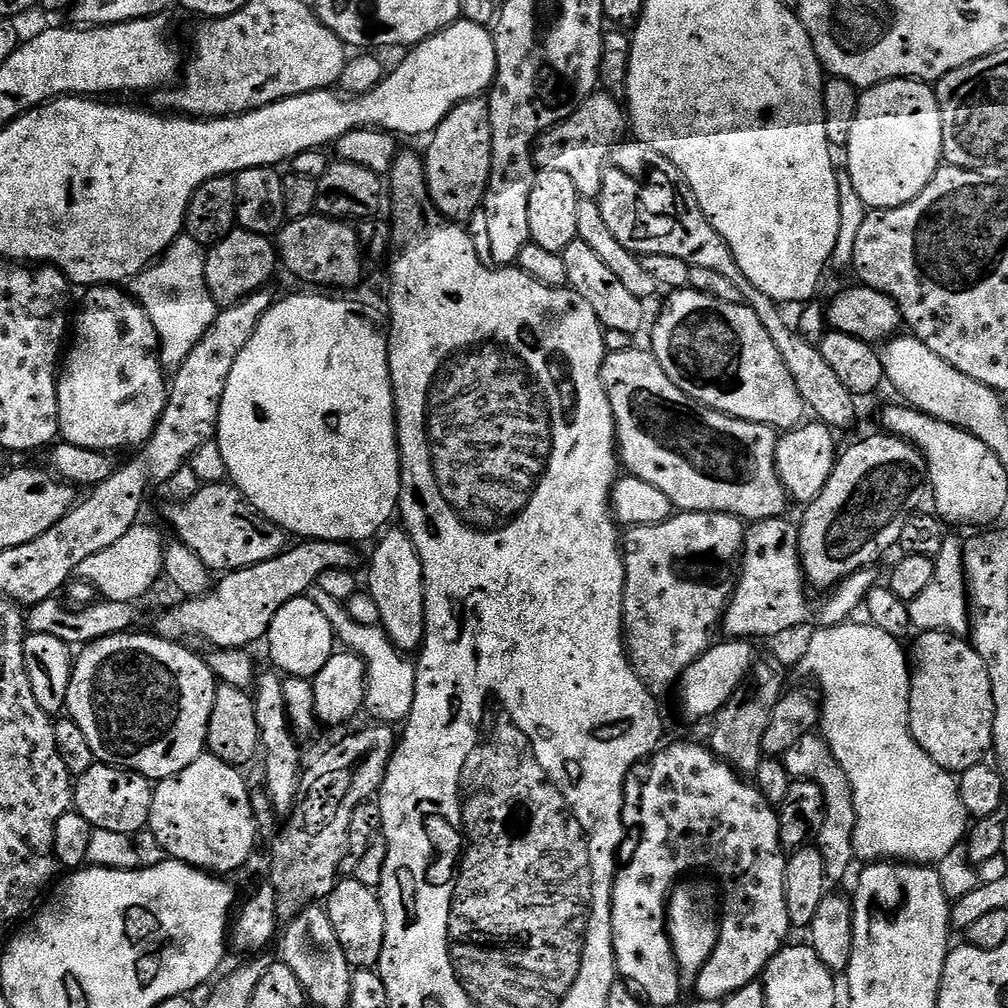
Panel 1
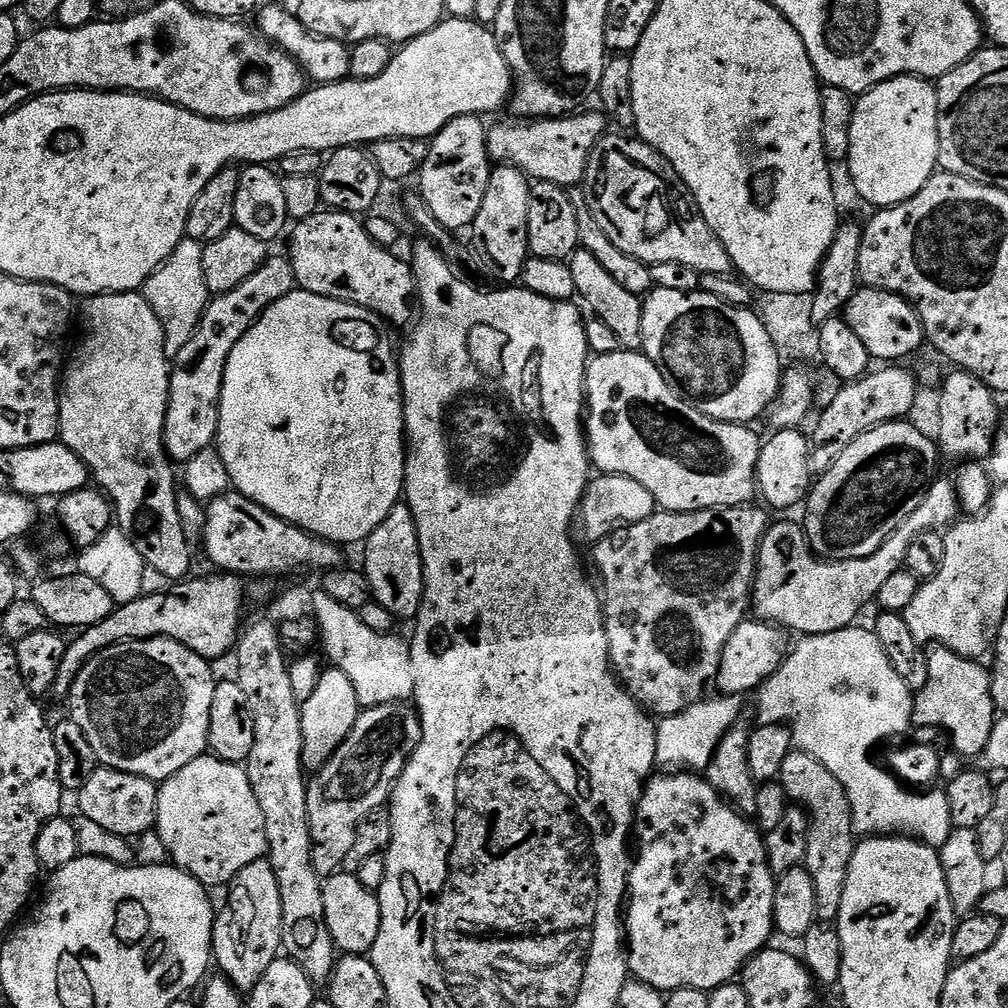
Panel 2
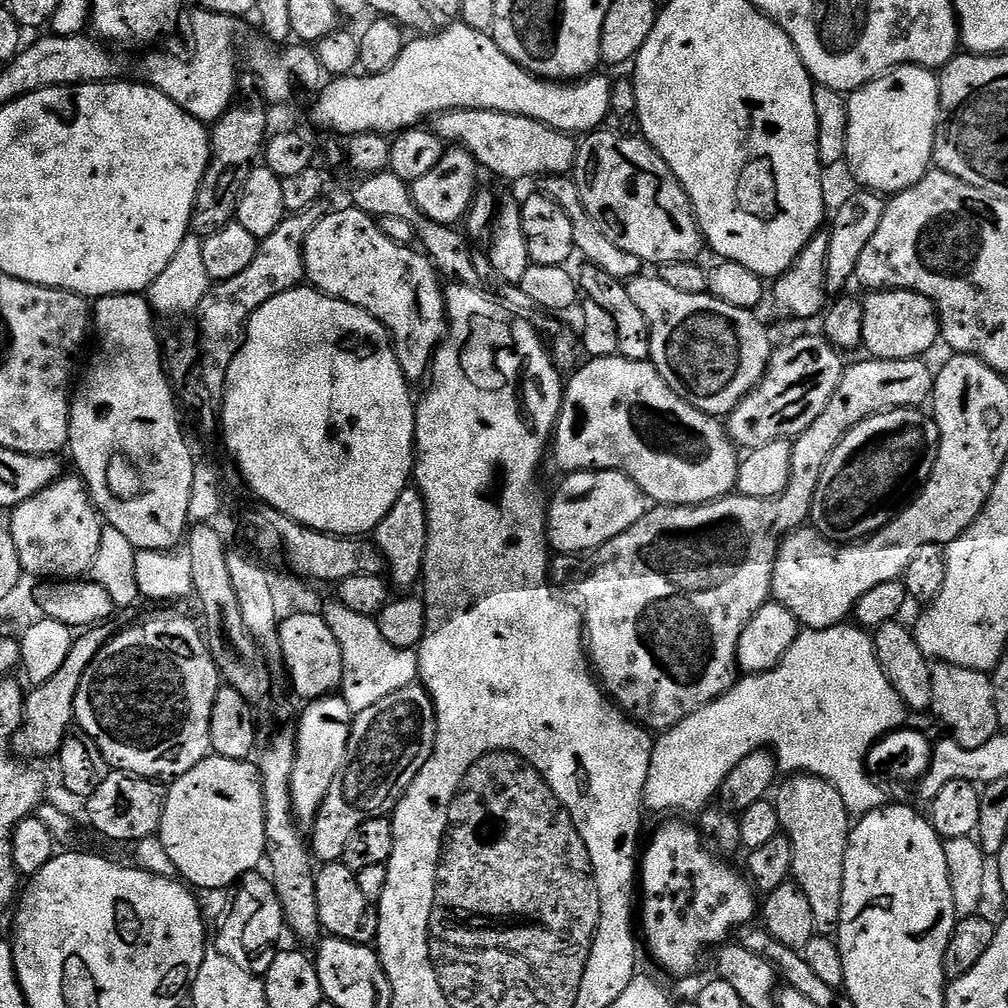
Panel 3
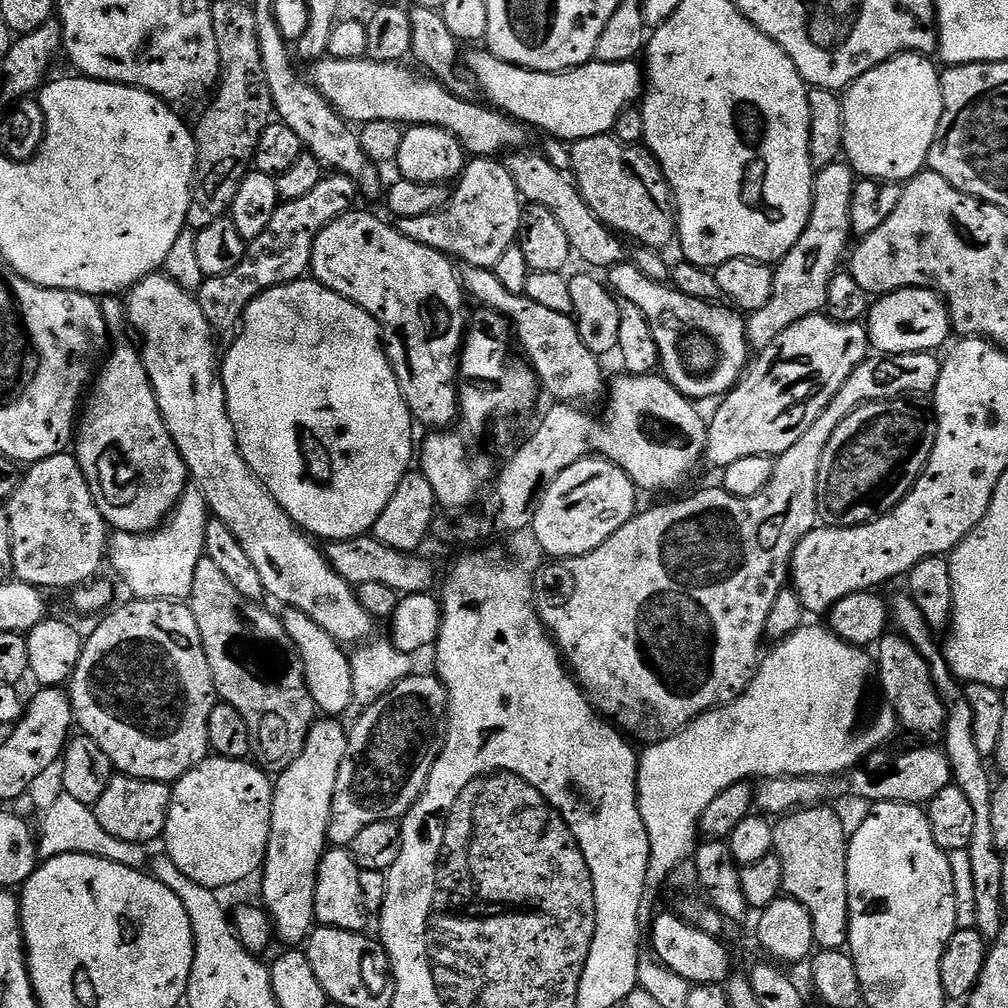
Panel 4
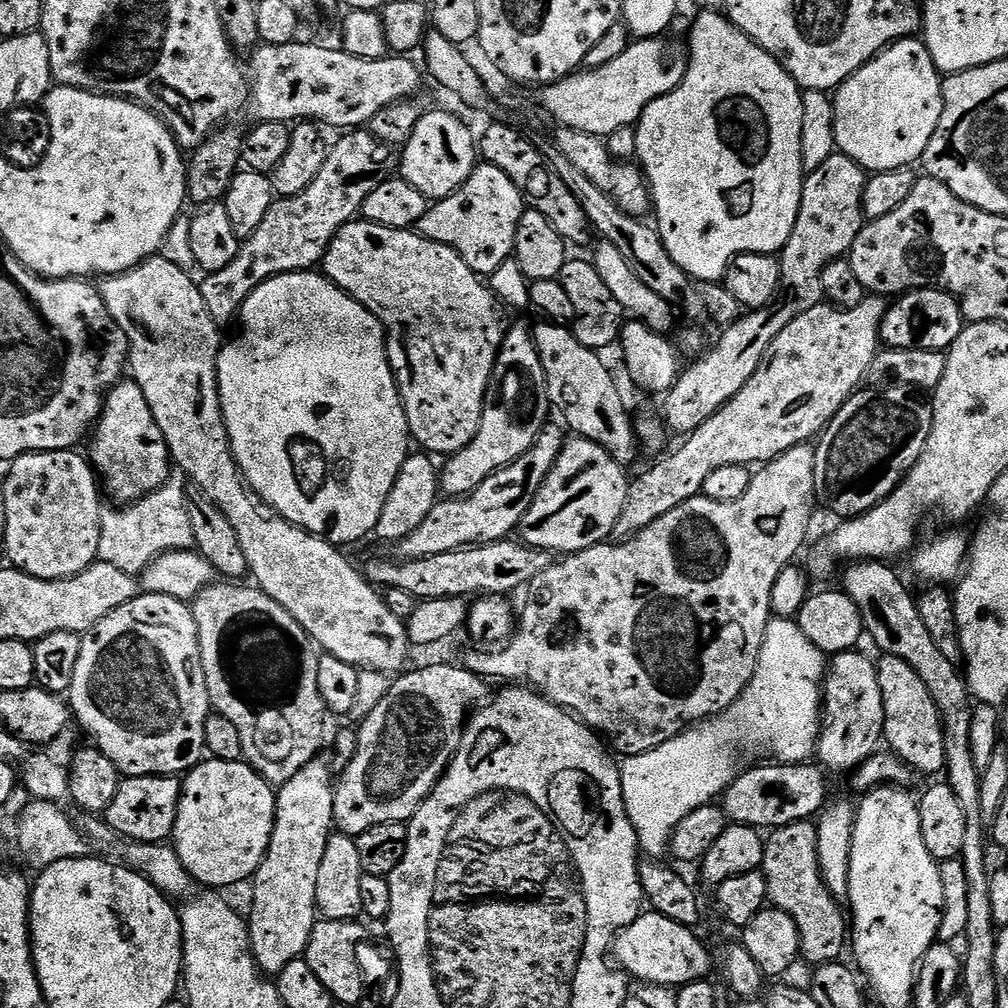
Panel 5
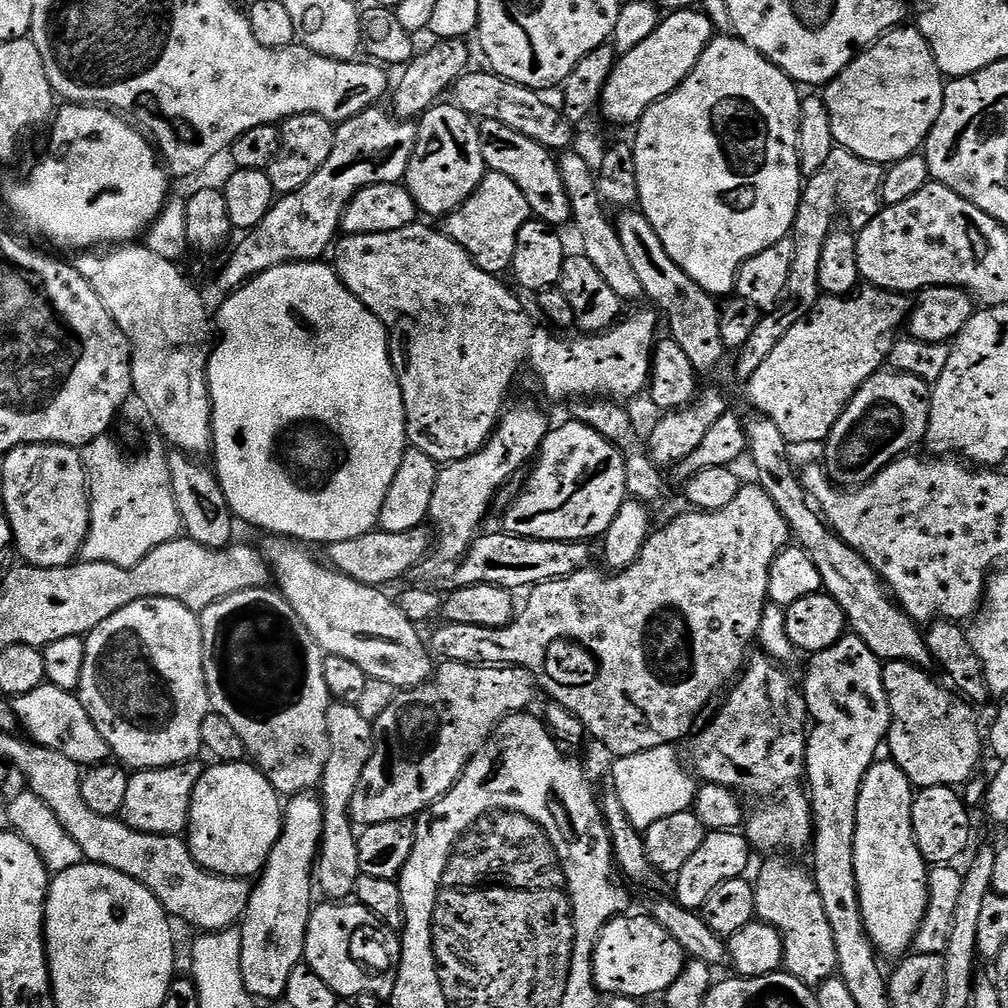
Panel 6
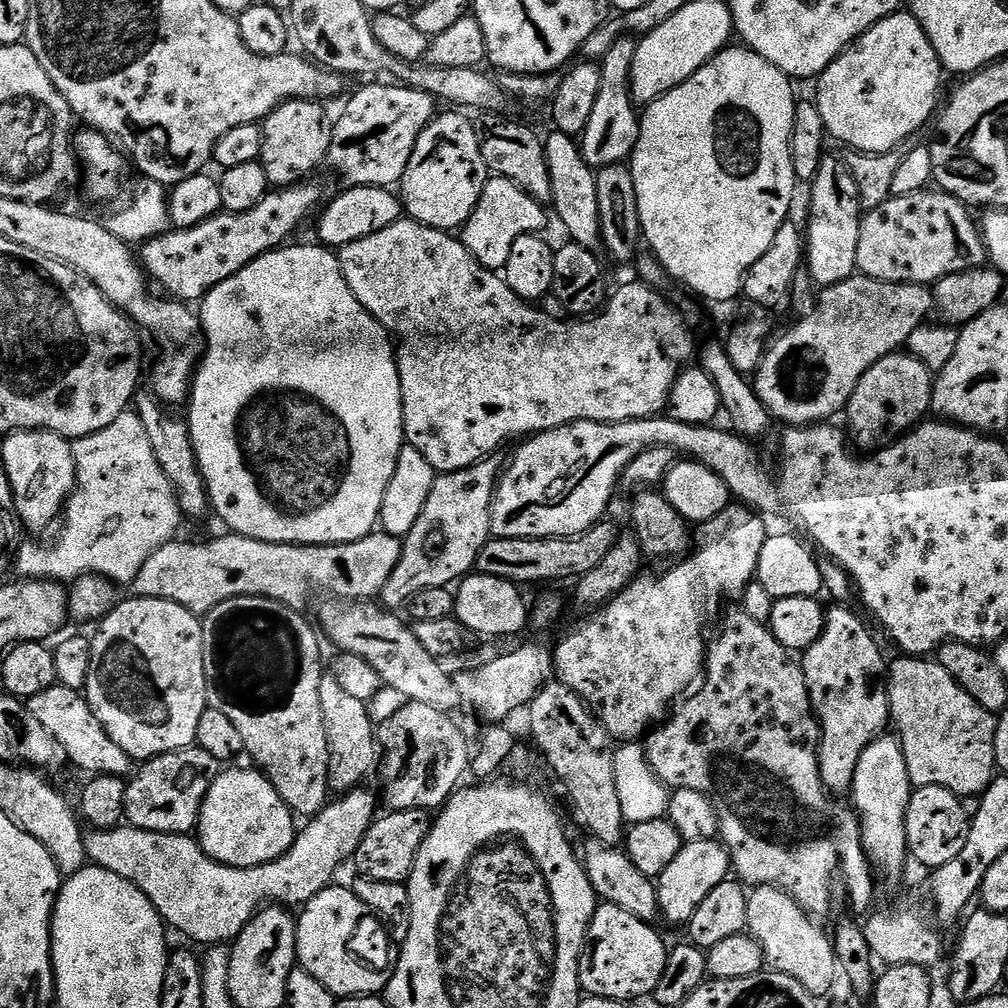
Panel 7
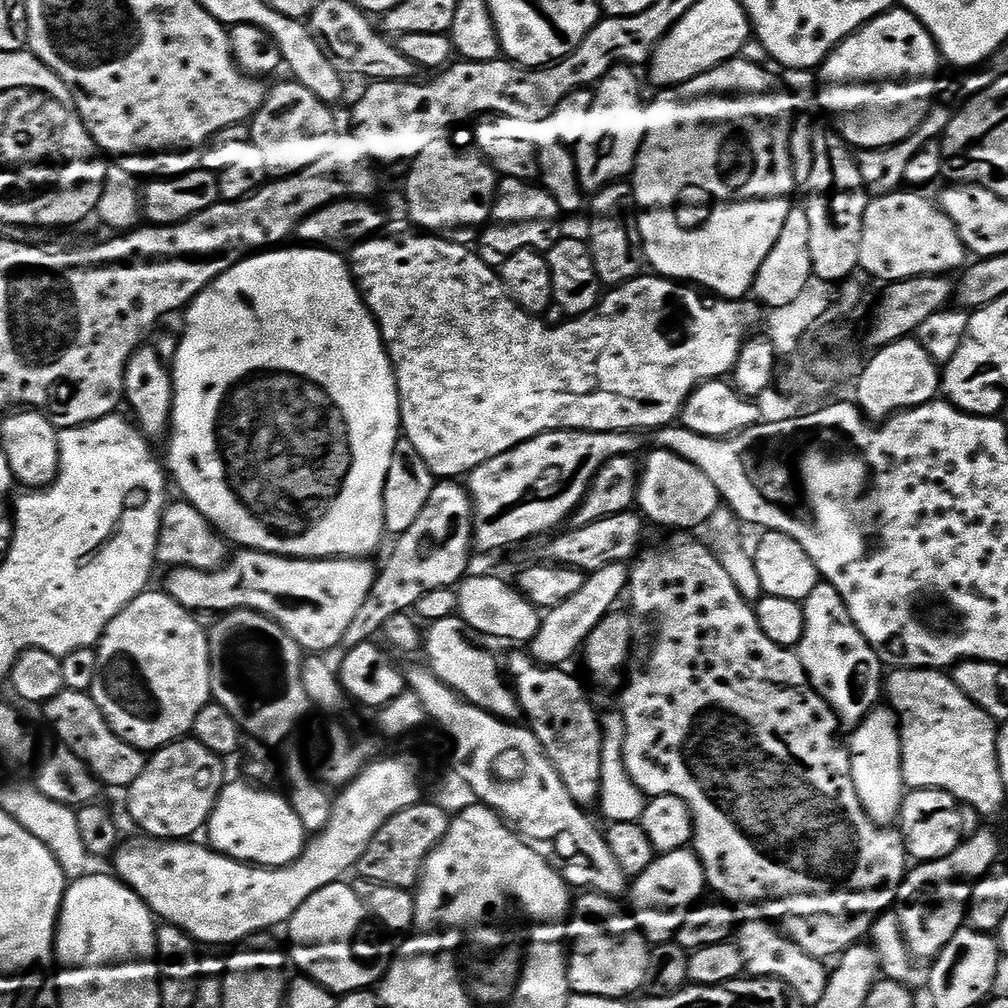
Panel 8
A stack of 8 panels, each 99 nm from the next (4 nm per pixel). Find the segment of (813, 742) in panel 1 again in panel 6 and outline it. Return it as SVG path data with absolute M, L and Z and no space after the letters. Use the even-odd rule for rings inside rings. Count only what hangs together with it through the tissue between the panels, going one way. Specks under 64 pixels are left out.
M772 854L754 876L754 902L756 903L756 919L774 926L782 938L784 947L783 971L789 972L803 984L818 986L822 982L833 979L838 972L838 950L834 950L834 934L830 930L830 922L826 918L826 910L822 907L822 898L818 896L818 886L812 880L809 869L795 864L788 854Z

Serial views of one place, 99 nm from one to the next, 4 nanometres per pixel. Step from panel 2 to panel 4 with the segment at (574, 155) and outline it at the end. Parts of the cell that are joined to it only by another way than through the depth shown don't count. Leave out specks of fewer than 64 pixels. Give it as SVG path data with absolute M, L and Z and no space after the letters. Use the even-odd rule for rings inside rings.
M325 58L315 61L313 68L316 69L312 72L311 83L328 105L340 115L340 119L347 120L352 126L363 126L375 120L385 120L401 126L438 126L454 134L465 153L476 158L496 158L501 155L499 152L508 154L525 147L526 128L520 121L488 106L479 108L476 102L455 96L439 80L429 78L419 71L411 72L410 69L403 68L404 66L400 62L379 64L376 60L367 58Z

